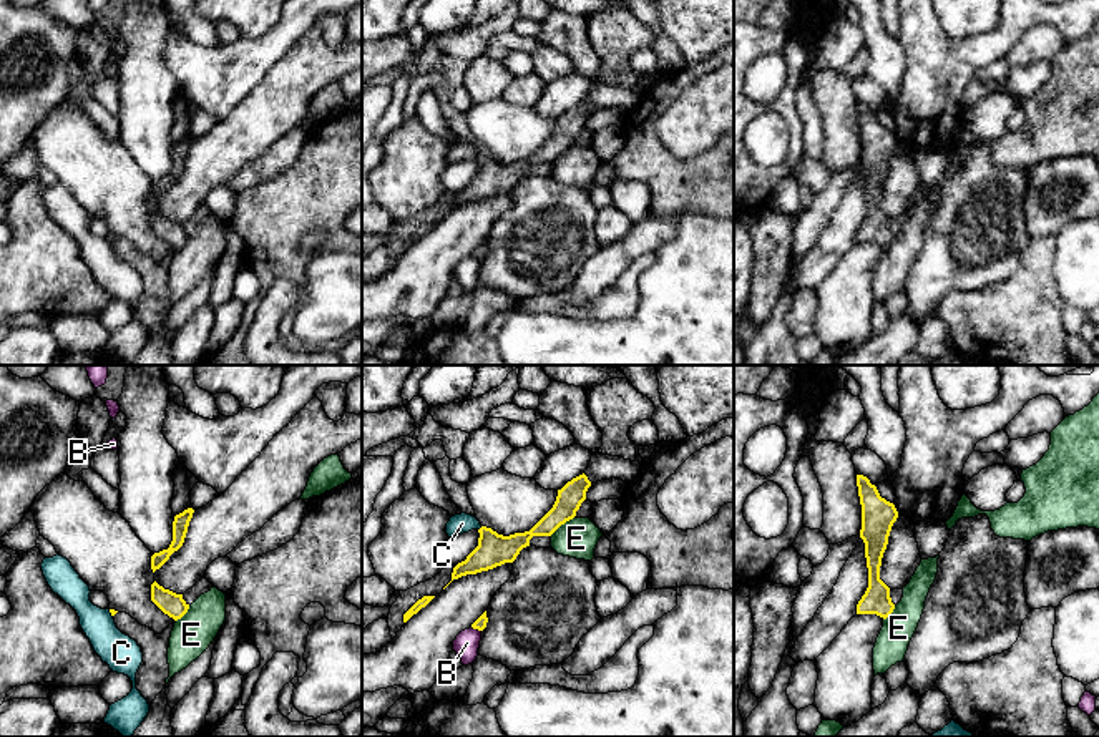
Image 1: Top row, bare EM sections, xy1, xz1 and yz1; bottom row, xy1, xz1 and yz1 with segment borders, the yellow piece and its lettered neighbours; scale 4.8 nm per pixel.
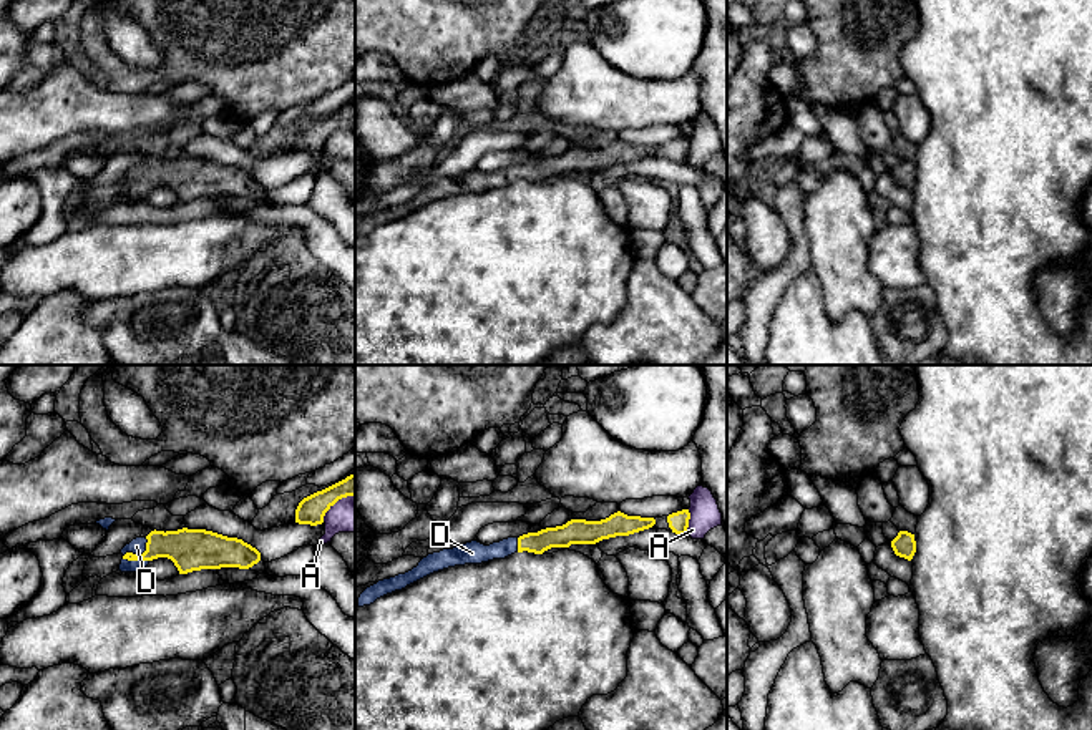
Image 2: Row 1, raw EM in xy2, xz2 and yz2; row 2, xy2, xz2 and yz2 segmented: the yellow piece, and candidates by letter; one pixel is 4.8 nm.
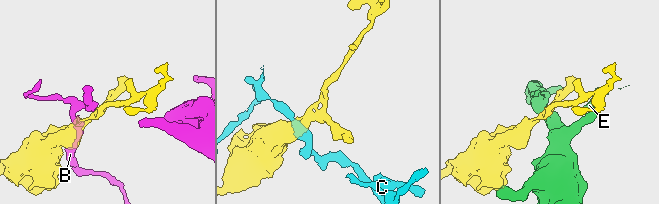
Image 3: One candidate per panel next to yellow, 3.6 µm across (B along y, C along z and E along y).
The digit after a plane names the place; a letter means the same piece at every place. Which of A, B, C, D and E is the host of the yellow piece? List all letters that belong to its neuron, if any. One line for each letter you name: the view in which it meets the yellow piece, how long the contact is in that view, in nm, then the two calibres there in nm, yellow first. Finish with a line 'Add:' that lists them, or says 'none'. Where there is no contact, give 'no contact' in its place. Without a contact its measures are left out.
D: meets yellow in xy2; contact 160 nm long; 200 nm thick on the yellow side, 80 nm on the other
Add: D

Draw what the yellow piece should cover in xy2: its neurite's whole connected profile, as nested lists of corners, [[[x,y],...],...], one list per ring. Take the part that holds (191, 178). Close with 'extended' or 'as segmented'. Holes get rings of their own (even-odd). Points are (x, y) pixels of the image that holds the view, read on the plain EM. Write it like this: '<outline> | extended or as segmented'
[[[206,158],[151,159],[121,178],[121,201],[143,201],[158,186],[174,191],[179,202],[201,197],[249,197],[261,189],[261,181],[237,166]]] | extended

